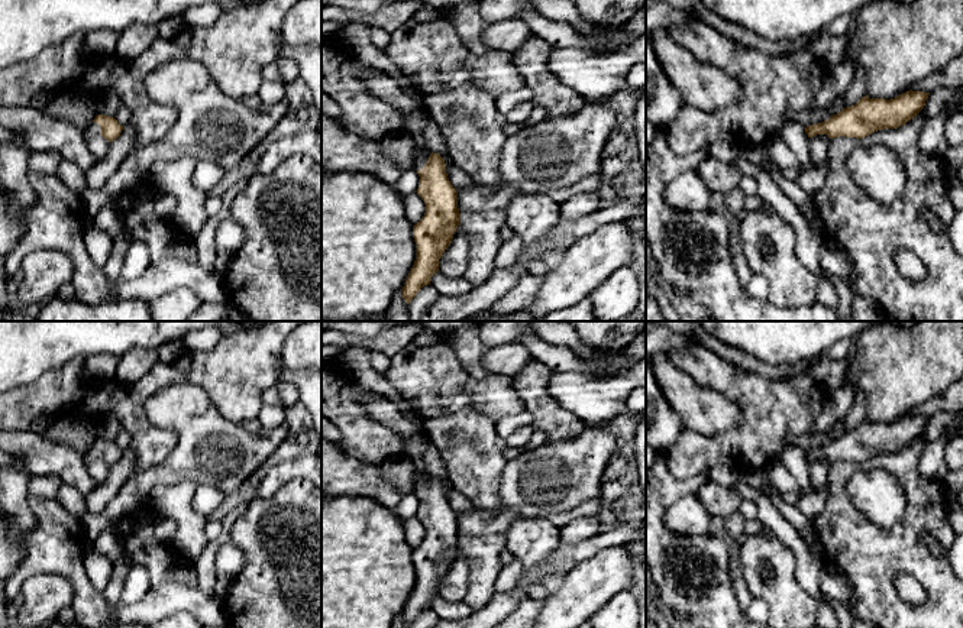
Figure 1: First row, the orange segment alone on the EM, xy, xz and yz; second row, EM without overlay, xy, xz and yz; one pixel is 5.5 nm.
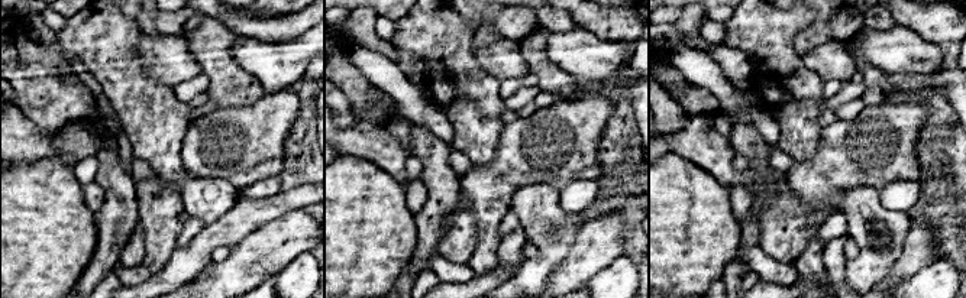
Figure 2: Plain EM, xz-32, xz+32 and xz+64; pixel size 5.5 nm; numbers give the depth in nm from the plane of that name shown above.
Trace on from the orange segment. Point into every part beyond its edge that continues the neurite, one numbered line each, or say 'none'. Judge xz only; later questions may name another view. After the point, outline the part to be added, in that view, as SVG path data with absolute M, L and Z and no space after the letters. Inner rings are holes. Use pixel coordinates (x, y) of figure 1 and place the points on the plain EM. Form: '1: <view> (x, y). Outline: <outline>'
1: xz (422, 478). Outline: M416 466L413 493L423 493L424 488L429 485L430 478L432 475L429 475L421 466Z

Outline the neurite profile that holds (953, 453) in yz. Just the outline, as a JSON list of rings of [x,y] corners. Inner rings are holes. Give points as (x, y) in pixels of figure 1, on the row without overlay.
[[[956,436],[947,443],[944,459],[949,470],[963,469],[963,436]]]

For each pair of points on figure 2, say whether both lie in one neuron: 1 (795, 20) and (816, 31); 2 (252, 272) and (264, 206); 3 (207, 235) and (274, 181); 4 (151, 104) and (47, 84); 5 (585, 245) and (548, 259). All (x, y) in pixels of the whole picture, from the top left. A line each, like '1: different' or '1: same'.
1: different
2: different
3: different
4: same
5: different

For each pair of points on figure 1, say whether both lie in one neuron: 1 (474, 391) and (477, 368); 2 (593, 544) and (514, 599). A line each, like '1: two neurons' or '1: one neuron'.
1: two neurons
2: one neuron

